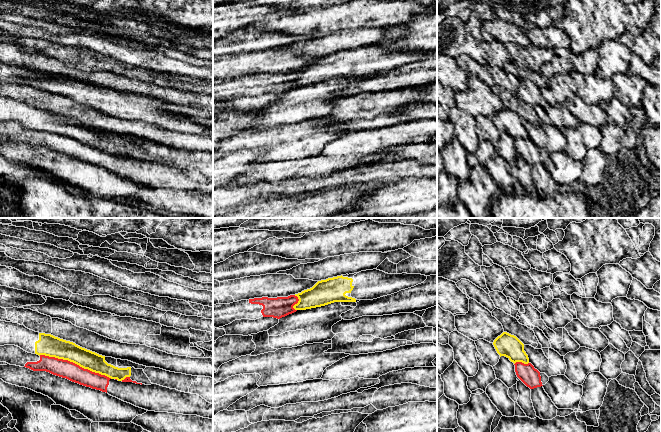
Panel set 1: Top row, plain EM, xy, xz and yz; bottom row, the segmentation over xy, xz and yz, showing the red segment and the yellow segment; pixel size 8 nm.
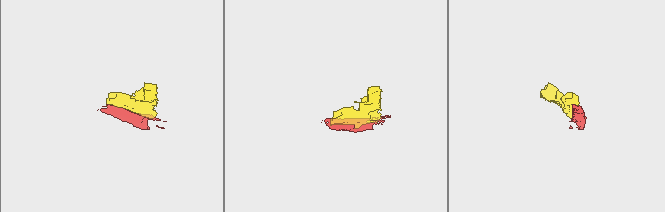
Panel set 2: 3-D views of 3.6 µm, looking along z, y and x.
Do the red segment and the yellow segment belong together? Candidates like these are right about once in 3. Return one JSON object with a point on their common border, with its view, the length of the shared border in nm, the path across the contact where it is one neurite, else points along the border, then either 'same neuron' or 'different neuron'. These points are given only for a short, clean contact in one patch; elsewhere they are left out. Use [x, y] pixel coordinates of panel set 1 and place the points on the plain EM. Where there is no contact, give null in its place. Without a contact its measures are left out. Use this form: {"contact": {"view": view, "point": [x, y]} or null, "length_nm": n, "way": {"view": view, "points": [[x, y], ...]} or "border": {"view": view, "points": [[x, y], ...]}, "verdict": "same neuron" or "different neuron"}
{"contact": {"view": "xy", "point": [74, 139]}, "length_nm": 600, "verdict": "different neuron"}

